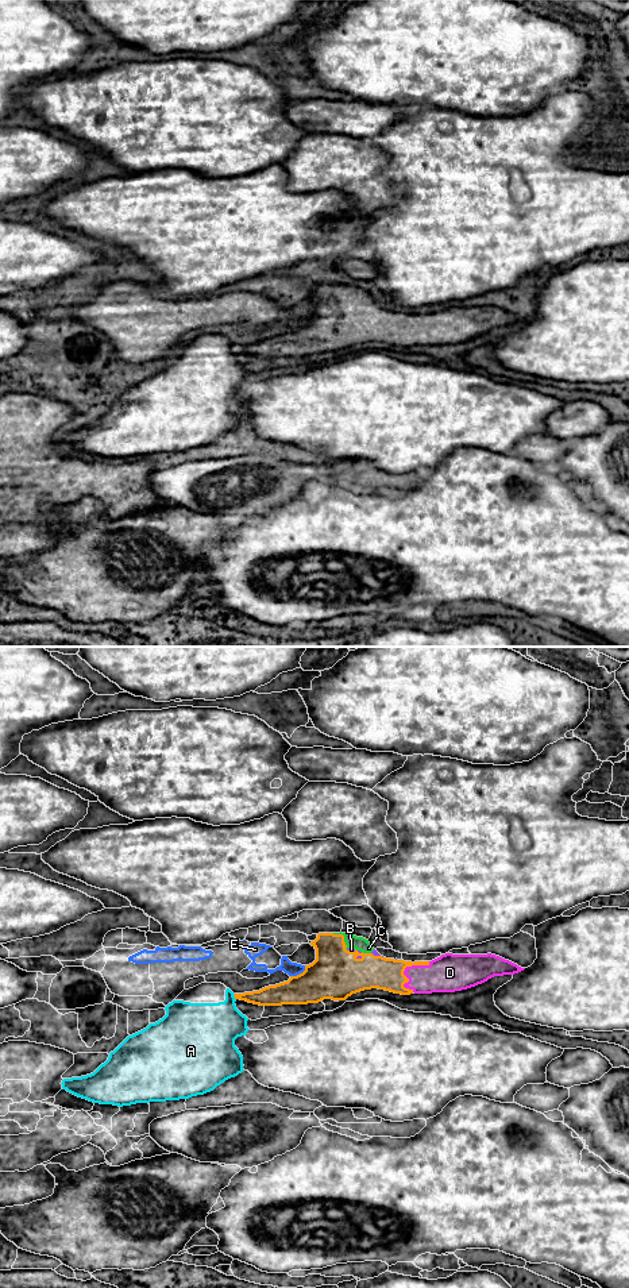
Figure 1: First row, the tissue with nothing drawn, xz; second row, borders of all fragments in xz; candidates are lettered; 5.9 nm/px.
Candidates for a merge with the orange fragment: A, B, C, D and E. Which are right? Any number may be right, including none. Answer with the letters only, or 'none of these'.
B, C, D

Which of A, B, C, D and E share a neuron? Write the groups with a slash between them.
A / B C D / E

